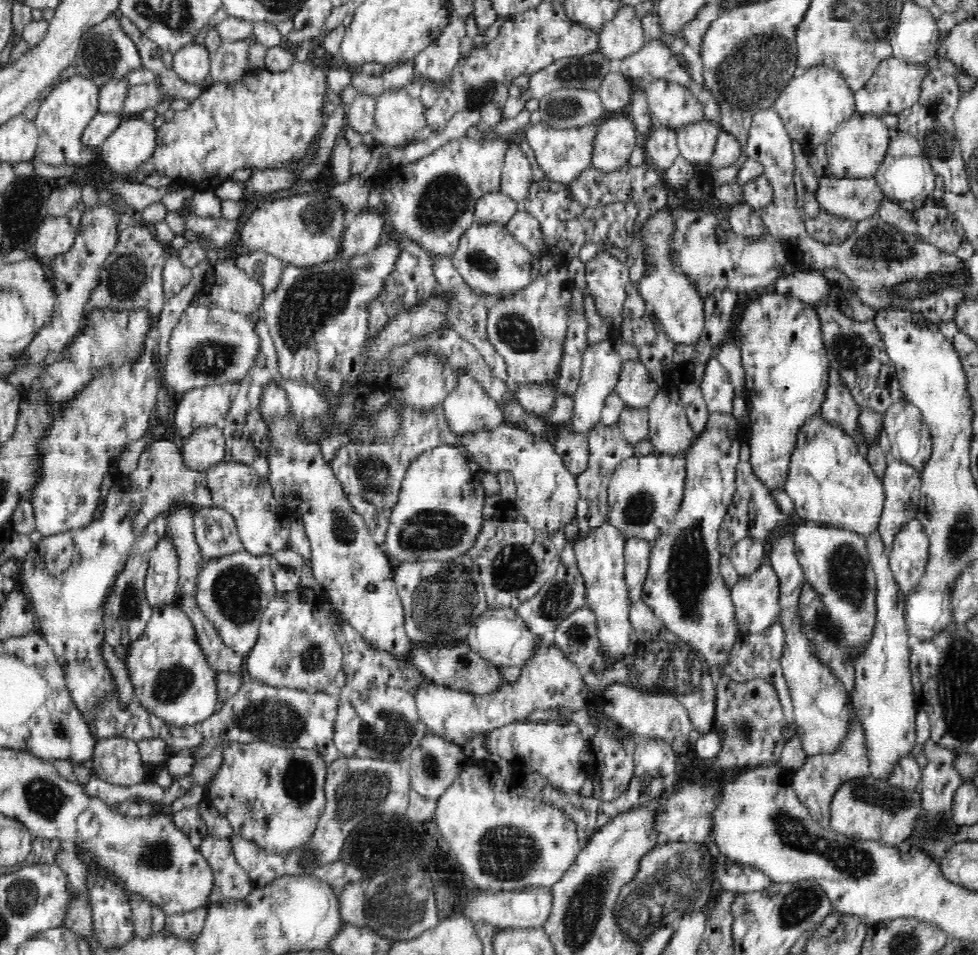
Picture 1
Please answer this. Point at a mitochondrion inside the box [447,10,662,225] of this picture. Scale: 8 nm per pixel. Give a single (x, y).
(576, 72)

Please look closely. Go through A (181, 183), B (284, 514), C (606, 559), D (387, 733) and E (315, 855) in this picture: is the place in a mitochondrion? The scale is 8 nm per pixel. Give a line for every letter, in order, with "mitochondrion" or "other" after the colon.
A: other
B: other
C: other
D: mitochondrion
E: mitochondrion

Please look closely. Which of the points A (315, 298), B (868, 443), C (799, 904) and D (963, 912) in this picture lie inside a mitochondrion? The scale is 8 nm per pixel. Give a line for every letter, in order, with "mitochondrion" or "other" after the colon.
A: mitochondrion
B: other
C: mitochondrion
D: other

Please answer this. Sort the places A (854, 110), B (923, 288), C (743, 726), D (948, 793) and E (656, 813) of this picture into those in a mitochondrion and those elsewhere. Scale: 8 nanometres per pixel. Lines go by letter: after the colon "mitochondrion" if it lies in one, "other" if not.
A: other
B: mitochondrion
C: mitochondrion
D: other
E: other

